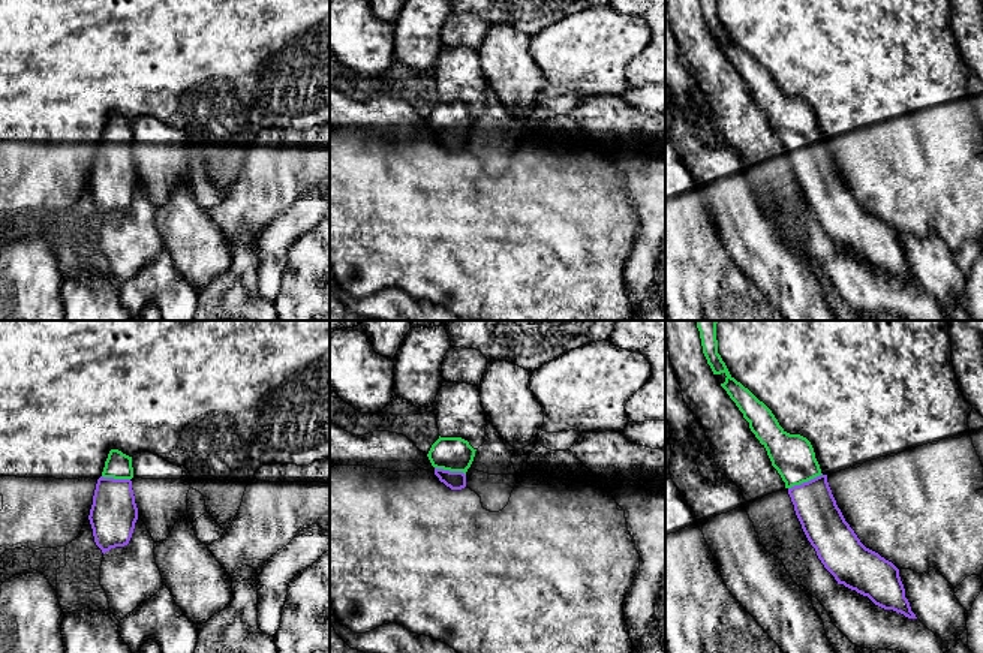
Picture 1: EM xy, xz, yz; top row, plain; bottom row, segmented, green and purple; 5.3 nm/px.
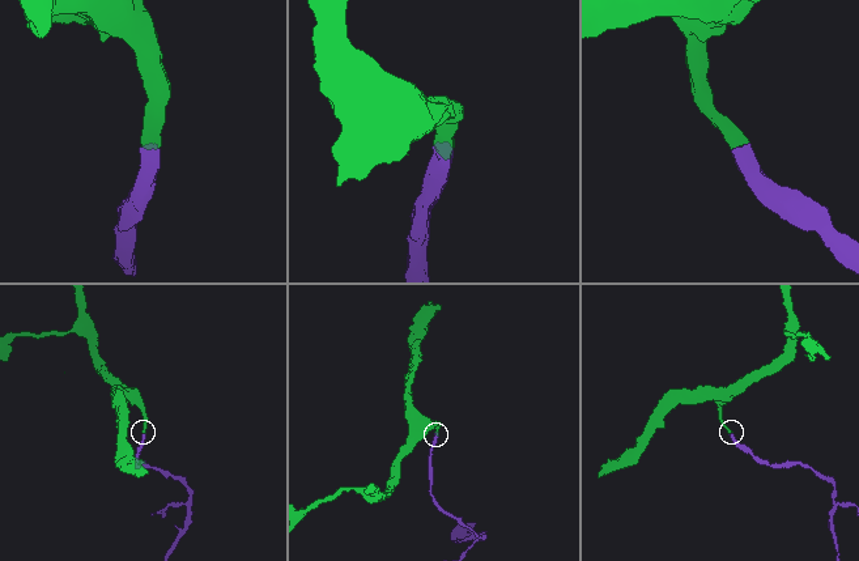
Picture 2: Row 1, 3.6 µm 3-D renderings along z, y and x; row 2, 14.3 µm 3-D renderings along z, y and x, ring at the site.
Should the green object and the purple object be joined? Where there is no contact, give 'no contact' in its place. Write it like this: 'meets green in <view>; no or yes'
meets green in yz; yes

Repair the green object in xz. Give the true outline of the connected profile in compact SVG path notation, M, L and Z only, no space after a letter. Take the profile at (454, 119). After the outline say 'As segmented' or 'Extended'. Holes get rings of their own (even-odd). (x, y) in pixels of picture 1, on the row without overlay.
M441 102L432 109L427 121L435 132L435 139L451 154L466 151L466 136L471 132L475 115L462 102Z. Extended

